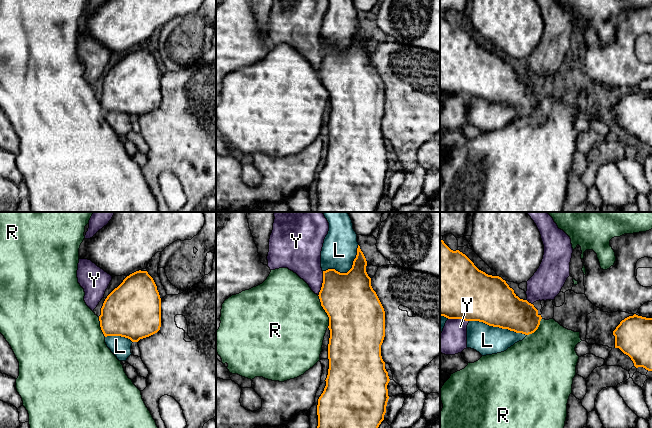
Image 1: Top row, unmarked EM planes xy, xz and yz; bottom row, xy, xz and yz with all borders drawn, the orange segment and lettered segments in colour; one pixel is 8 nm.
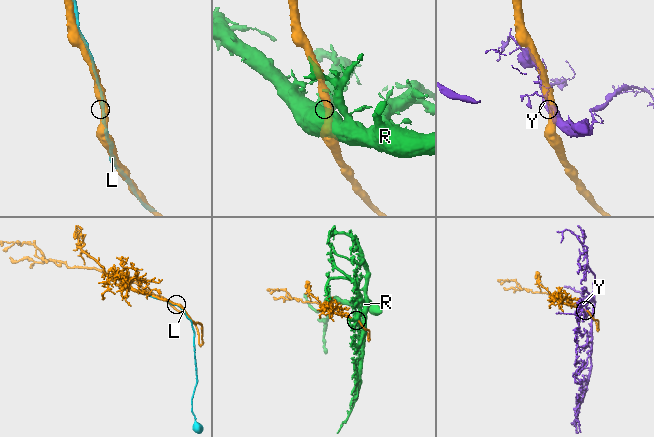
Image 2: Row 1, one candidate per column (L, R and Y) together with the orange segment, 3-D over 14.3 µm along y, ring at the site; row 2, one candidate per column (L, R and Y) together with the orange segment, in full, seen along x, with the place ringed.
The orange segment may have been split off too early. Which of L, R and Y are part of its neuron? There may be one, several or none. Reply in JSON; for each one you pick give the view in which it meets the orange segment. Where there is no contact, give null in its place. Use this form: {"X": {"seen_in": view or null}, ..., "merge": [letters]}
{"L": {"seen_in": "yz"}, "merge": ["L"]}

